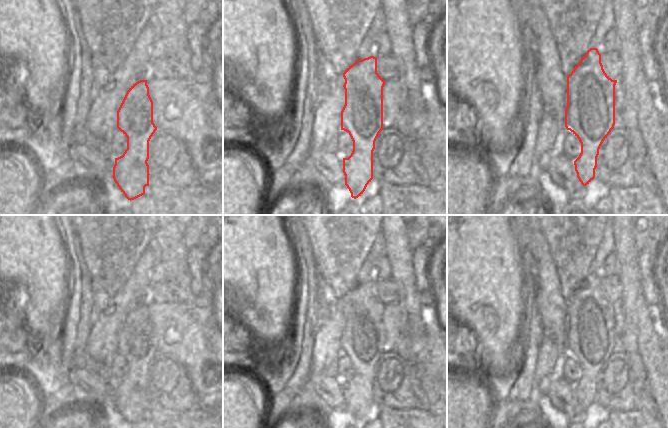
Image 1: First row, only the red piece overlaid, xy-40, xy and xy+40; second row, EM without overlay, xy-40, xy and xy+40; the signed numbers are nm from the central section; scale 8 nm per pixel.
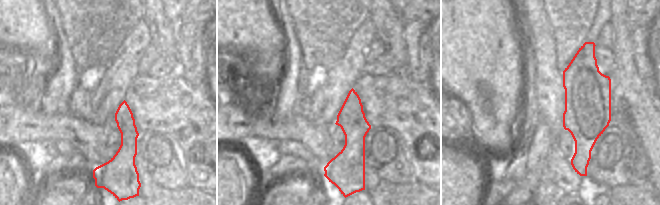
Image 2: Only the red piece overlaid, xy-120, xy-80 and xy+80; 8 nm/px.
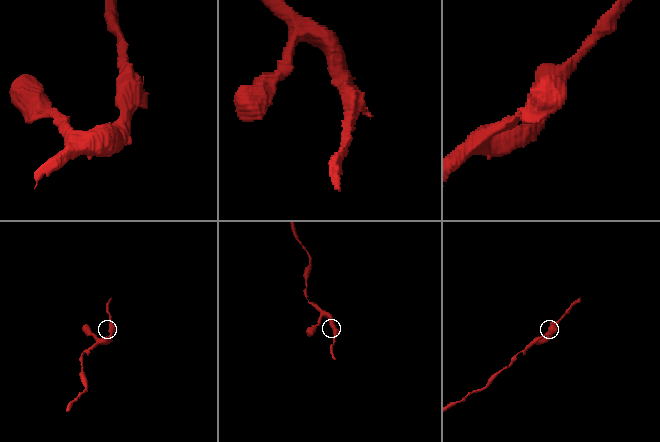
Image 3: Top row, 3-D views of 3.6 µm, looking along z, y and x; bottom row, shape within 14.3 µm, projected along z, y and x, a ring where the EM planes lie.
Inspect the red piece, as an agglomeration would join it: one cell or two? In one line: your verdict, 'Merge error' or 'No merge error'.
No merge error

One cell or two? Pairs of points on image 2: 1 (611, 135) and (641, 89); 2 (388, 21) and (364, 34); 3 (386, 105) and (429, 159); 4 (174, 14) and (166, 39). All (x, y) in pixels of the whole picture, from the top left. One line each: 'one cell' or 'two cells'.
1: two cells
2: two cells
3: one cell
4: two cells

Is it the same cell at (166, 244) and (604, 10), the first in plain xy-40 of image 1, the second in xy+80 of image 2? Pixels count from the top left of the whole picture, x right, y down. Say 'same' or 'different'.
different

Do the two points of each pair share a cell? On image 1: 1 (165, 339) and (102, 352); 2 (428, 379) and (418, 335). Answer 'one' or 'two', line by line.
1: two
2: one

